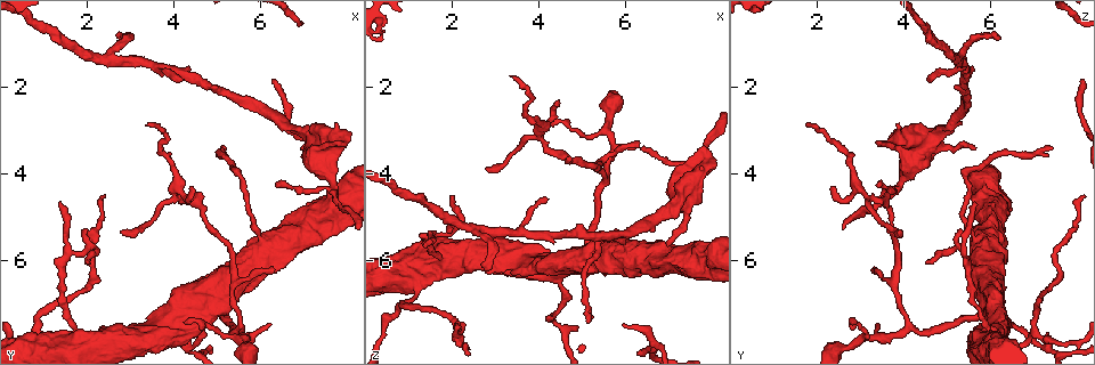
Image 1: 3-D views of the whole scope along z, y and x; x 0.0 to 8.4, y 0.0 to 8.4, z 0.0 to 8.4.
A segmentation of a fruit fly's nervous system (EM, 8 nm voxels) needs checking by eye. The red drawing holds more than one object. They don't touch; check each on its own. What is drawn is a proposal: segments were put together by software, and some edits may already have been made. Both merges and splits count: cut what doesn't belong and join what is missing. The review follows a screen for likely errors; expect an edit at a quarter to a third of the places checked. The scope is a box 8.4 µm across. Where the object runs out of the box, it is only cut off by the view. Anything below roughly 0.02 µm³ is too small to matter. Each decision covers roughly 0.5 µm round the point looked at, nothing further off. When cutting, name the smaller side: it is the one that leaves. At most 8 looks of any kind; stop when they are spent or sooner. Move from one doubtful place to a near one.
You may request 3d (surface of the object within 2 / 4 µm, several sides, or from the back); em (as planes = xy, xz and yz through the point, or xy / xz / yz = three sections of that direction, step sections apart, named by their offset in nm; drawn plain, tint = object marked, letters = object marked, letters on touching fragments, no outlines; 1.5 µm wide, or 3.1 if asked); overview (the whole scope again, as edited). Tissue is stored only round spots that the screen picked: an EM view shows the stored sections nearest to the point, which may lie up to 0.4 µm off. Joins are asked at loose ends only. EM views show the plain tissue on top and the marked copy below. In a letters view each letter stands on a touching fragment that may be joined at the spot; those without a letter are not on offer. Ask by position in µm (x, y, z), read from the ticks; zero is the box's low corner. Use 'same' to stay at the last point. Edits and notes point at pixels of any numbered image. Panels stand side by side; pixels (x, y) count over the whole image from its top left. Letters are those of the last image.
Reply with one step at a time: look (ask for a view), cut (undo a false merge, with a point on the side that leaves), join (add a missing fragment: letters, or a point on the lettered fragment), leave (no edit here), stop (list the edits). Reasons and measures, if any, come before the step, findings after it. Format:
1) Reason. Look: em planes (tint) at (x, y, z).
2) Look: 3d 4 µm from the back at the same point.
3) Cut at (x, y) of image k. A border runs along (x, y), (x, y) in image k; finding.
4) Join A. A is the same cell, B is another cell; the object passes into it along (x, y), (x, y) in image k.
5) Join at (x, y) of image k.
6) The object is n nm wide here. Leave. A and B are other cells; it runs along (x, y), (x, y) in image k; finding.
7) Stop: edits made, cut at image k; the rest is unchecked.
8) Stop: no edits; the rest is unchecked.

Thick end. Look: 3d 4 µm at (7.25, 2.95, 4.10).

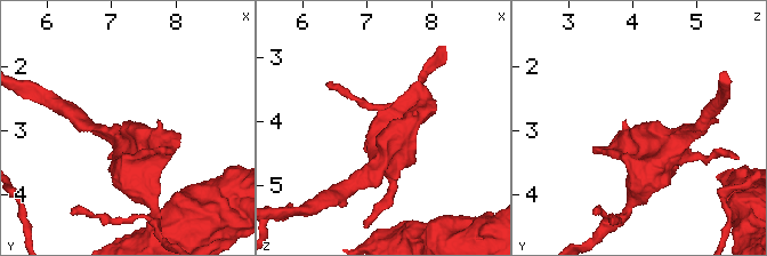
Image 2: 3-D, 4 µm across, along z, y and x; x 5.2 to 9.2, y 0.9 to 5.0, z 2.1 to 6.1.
Need the tissue. Look: em xy step 8 (tint) at (7.25, 3.00, 4.10).

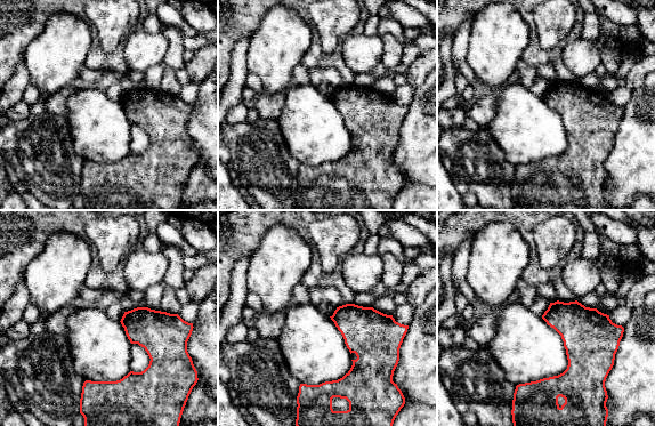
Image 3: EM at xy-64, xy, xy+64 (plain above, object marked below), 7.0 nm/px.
Another direction. Look: em planes (letters) at the same point.

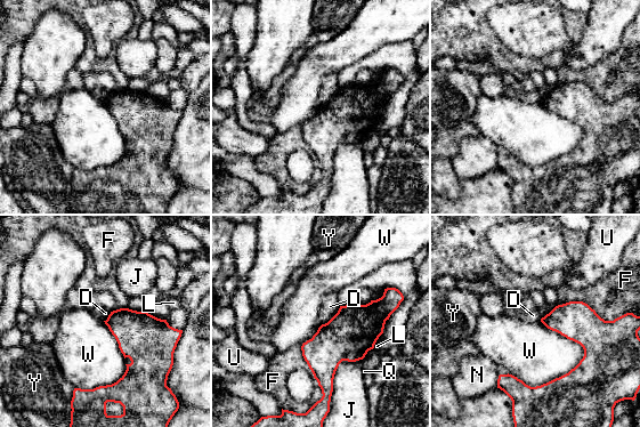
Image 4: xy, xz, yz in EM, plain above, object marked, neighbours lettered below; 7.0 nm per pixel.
Leave. D, F, J, L, N, Q, U, W and Y are other cells; none of them fits.

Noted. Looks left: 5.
Branch stops here. Look: 3d 2 µm at (2.80, 0.85, 6.20).

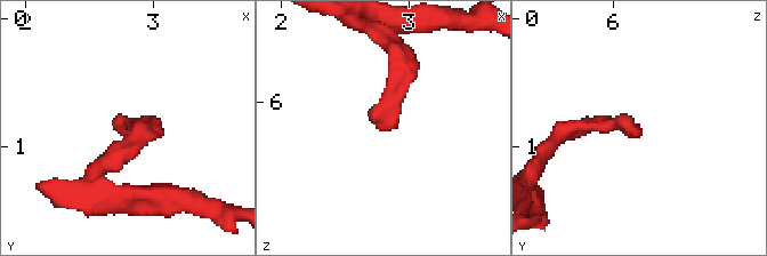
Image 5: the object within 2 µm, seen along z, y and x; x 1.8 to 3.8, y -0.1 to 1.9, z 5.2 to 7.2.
Look: em yz step 8 (tint) at (2.74, 0.90, 6.20).

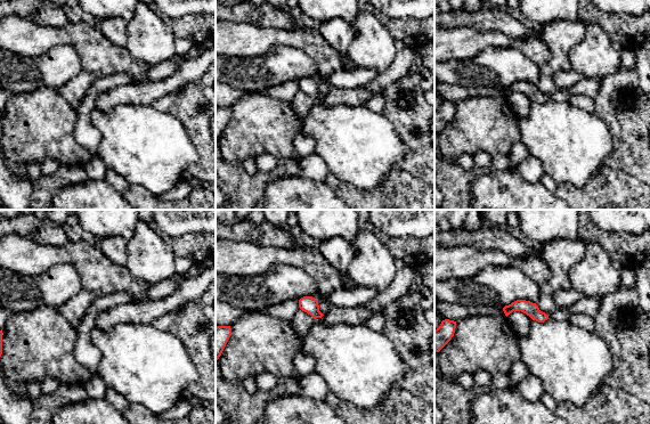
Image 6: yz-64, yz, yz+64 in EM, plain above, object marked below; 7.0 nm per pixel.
Another direction. Look: em planes (letters) at the same point.

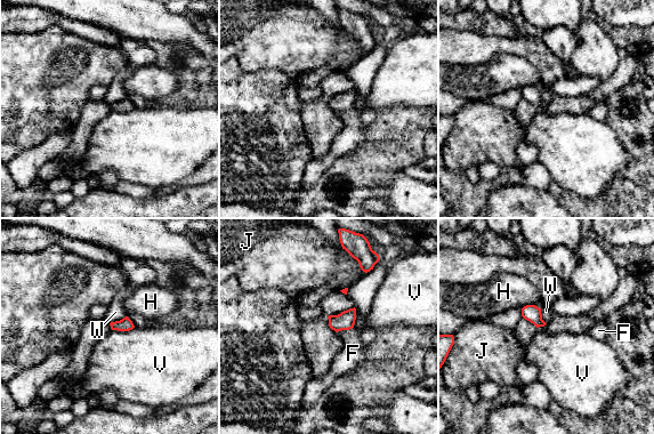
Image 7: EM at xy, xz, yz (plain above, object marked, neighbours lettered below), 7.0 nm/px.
Join F. F is the same cell, H, J, V and W are other cells; the neuron continues.

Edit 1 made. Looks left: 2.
See it whole again. Look: overview.

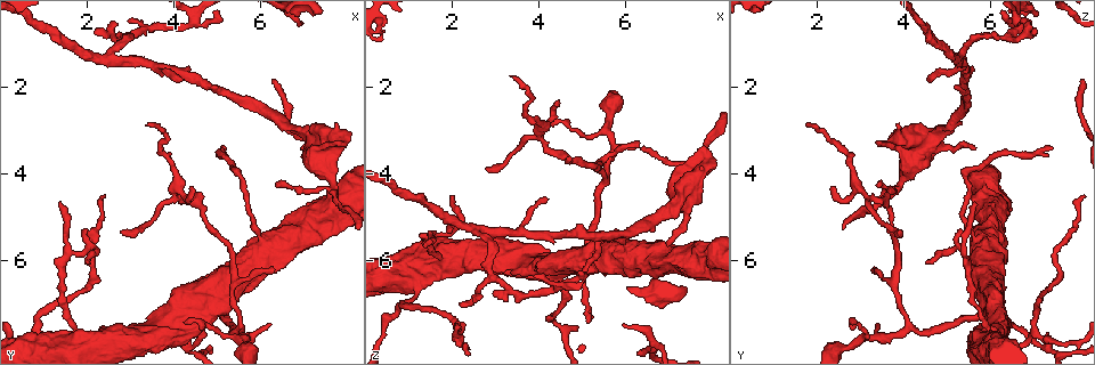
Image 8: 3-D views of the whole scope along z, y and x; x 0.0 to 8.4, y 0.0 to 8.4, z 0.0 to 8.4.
Calibre changes. Look: em planes (letters) at (5.80, 5.15, 5.40).

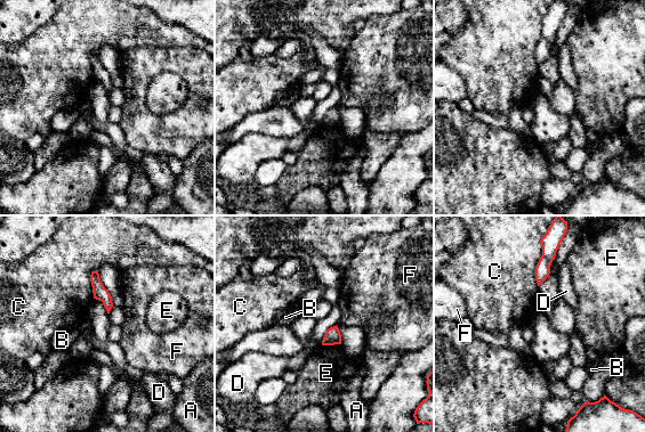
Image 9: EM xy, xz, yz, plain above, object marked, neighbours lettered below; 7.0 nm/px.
Leave. A, B, C, D, E and F are other cells; a border runs along (340, 343), (322, 345) in image 9; continuous, no second neuron.

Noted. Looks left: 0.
Stop: edits made, join at image 7; the rest is unchecked.

